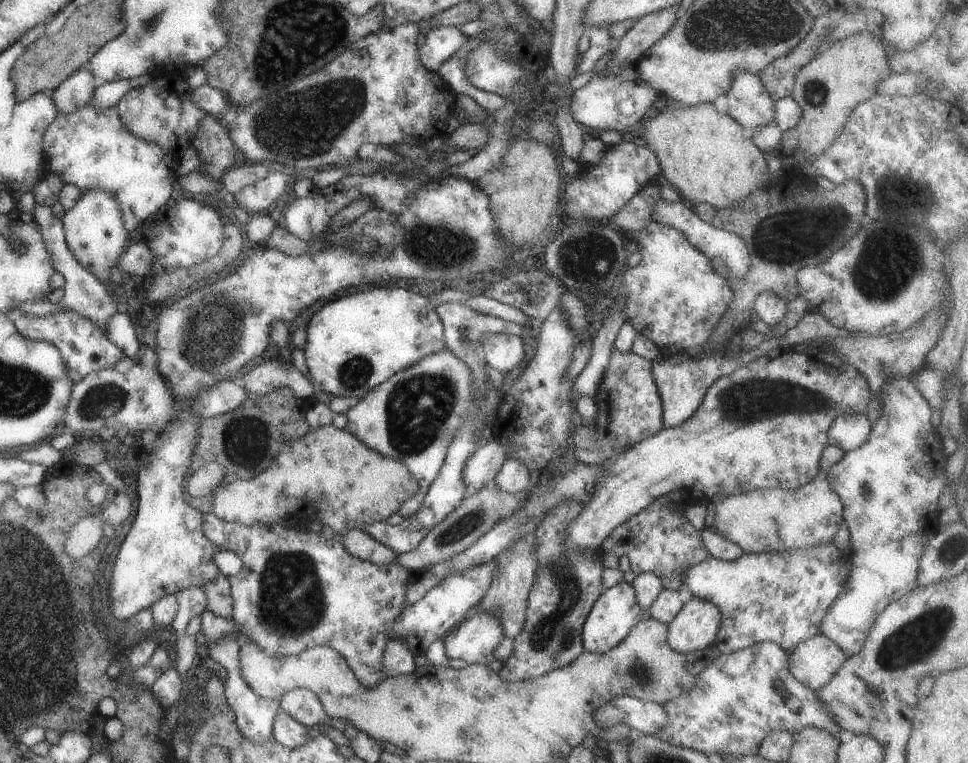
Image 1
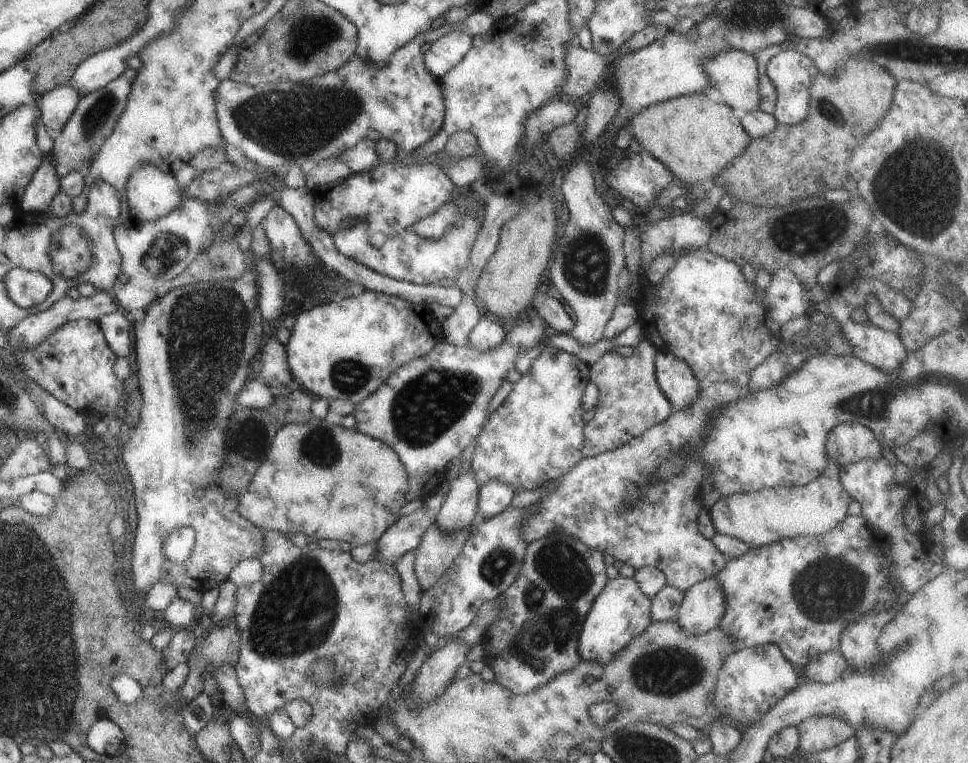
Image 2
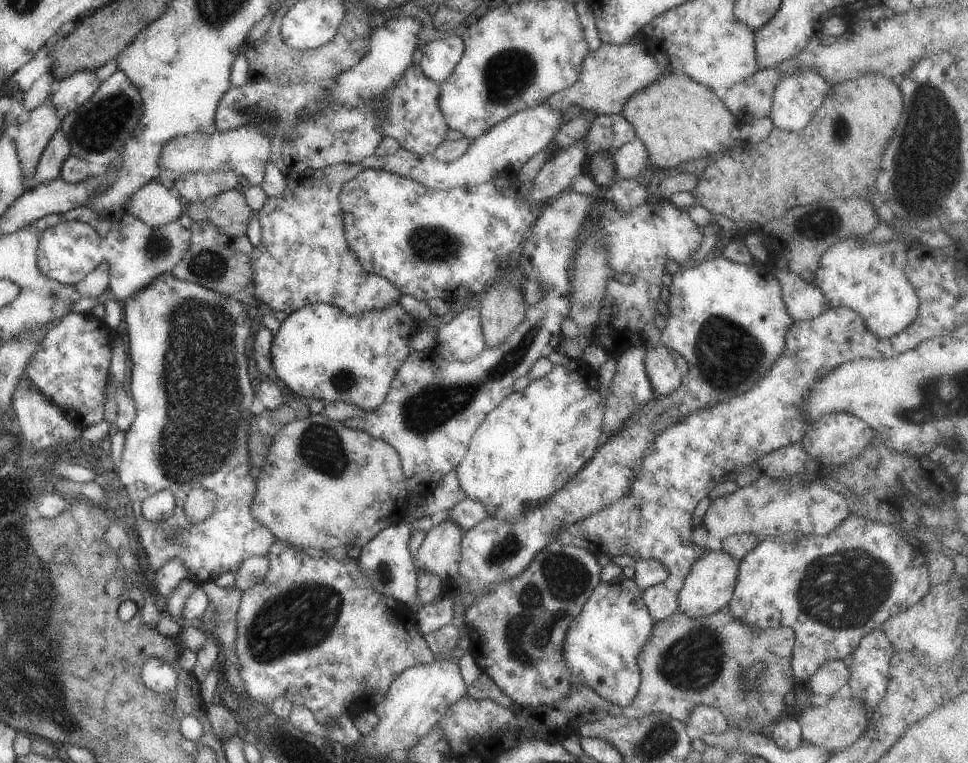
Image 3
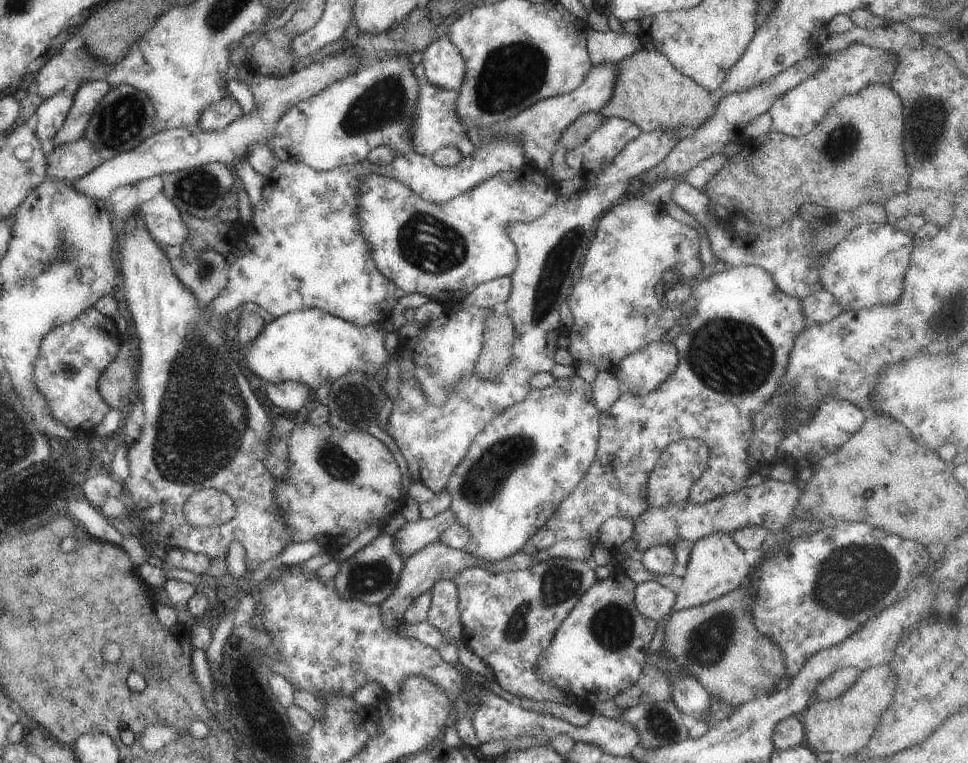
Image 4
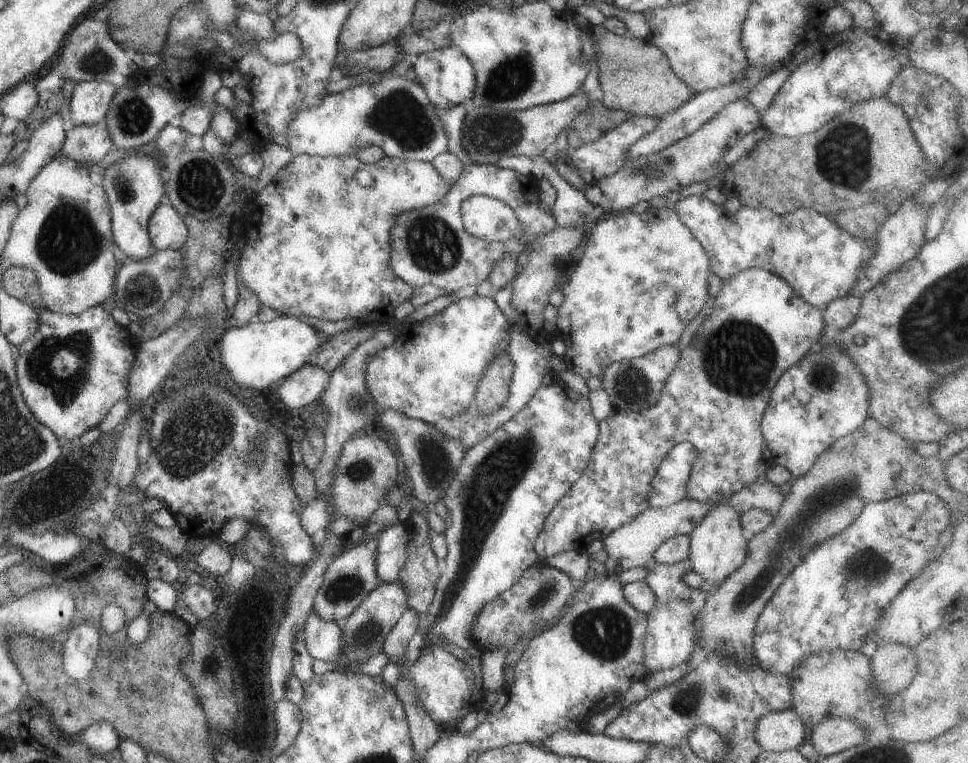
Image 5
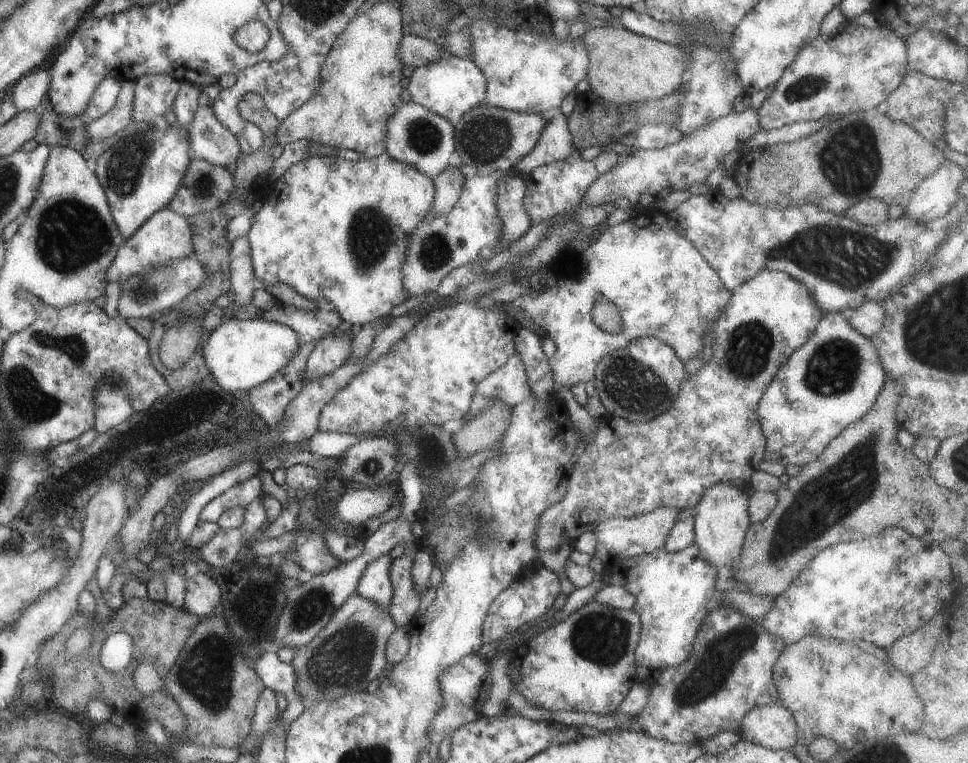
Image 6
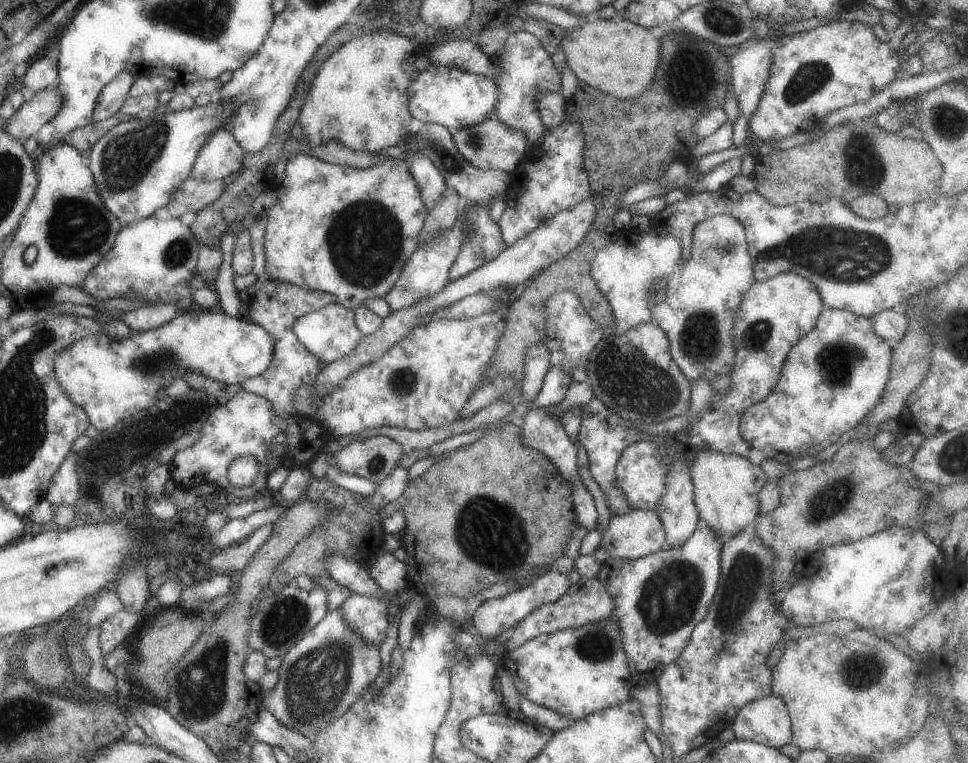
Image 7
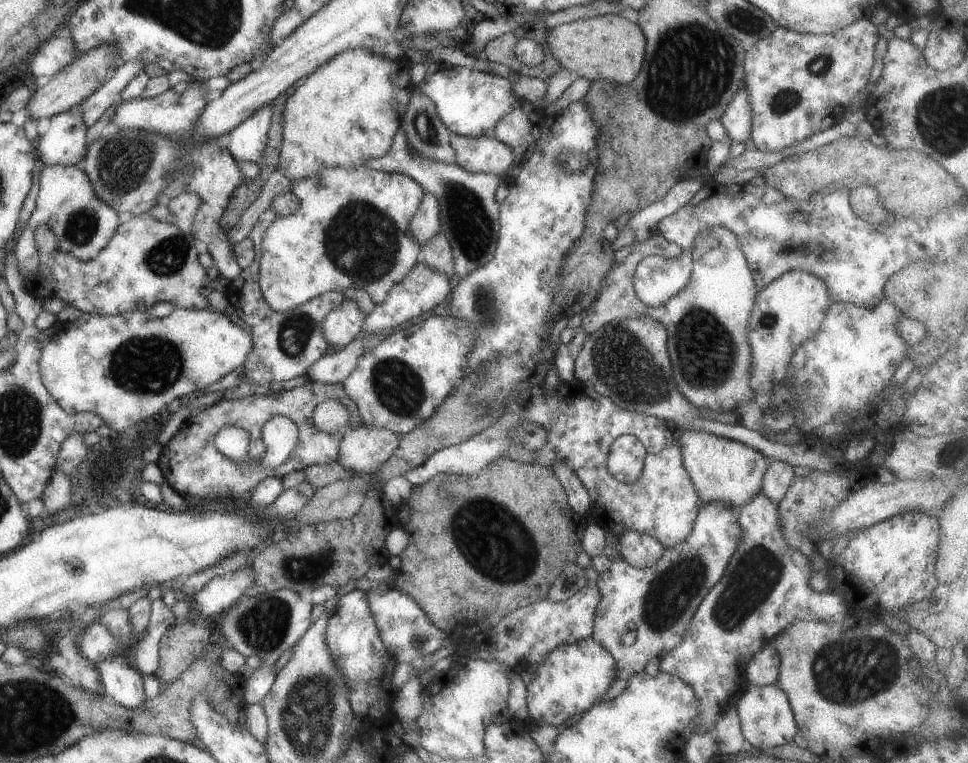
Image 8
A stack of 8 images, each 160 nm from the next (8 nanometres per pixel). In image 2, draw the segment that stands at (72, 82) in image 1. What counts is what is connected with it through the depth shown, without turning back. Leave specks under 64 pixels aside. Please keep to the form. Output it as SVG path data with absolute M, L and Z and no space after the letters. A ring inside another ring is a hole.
M60 85L45 91L39 97L38 117L49 130L61 130L71 111L79 100L76 90L67 85Z

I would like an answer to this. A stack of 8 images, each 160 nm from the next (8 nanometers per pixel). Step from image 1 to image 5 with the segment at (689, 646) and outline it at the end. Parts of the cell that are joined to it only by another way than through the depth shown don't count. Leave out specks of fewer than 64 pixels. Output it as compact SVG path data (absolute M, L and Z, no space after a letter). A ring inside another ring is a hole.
M717 504L707 512L707 516L691 530L689 536L689 549L686 560L689 570L698 574L703 580L697 590L703 594L712 593L721 582L725 582L727 576L731 576L738 570L745 560L746 540L743 538L741 526L739 526L739 516L731 506L727 504Z

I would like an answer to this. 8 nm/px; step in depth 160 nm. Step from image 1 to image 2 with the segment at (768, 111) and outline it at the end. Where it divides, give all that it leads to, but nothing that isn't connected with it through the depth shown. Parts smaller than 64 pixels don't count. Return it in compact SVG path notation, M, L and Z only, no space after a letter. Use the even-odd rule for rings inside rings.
M740 50L719 51L702 62L710 88L719 92L723 105L745 112L756 110L758 72L754 55Z

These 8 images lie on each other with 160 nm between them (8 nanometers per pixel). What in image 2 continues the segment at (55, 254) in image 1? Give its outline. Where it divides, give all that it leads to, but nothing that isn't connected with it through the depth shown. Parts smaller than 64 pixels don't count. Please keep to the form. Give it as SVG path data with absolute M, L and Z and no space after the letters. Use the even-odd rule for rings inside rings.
M46 156L39 163L39 166L31 175L30 181L25 185L23 194L19 202L17 202L23 212L36 214L37 212L45 216L48 214L48 202L53 198L53 195L59 191L59 177L56 177L56 170L51 162L51 157Z

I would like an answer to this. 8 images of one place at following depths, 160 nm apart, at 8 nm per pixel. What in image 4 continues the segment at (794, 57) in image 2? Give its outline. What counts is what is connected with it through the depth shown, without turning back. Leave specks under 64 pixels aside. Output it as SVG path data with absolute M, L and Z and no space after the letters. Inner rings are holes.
M853 43L844 50L837 51L835 56L828 56L827 62L819 72L815 72L813 78L803 80L797 86L783 92L768 110L771 118L771 131L785 134L789 137L797 137L813 130L819 120L841 98L856 94L865 86L878 83L887 84L896 68L891 60L889 51L871 48L859 43Z

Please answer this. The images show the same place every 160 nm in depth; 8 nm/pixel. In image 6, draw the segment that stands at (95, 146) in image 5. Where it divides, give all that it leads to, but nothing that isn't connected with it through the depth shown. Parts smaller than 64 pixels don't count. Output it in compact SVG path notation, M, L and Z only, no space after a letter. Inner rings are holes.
M121 79L121 84L113 108L99 118L84 124L83 132L89 140L100 141L106 140L111 135L120 135L122 128L132 120L134 80Z

